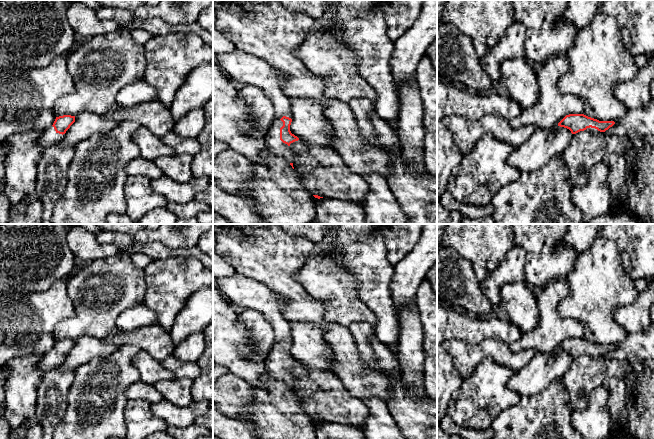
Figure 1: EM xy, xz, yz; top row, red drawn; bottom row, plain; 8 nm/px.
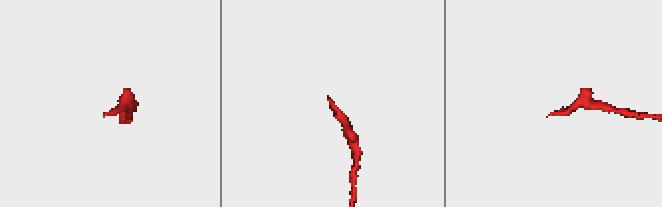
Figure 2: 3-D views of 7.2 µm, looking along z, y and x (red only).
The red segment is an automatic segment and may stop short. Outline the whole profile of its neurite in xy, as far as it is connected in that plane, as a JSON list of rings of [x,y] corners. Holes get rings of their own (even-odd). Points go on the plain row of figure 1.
[[[63,339],[56,341],[53,349],[45,354],[37,363],[37,368],[42,372],[46,372],[51,368],[62,364],[63,359],[75,346],[75,340]]]

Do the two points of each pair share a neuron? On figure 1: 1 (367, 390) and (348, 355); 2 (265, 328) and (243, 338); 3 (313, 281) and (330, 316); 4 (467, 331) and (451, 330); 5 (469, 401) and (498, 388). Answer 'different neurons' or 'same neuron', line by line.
1: same neuron
2: different neurons
3: same neuron
4: same neuron
5: same neuron

